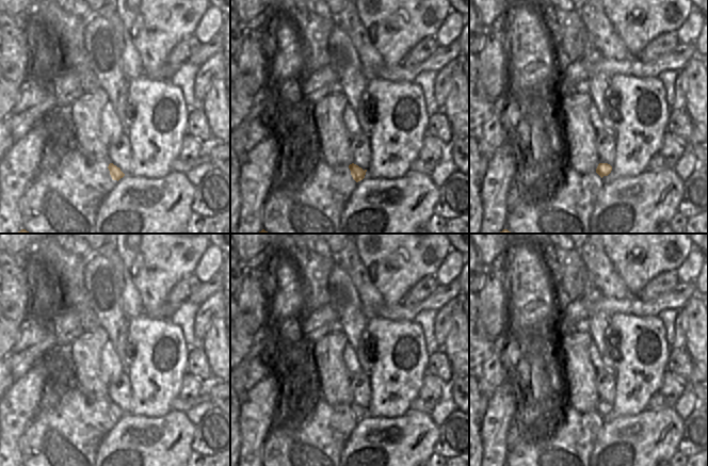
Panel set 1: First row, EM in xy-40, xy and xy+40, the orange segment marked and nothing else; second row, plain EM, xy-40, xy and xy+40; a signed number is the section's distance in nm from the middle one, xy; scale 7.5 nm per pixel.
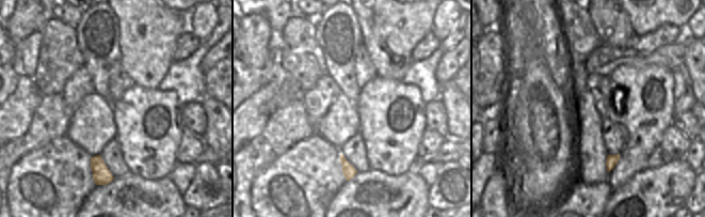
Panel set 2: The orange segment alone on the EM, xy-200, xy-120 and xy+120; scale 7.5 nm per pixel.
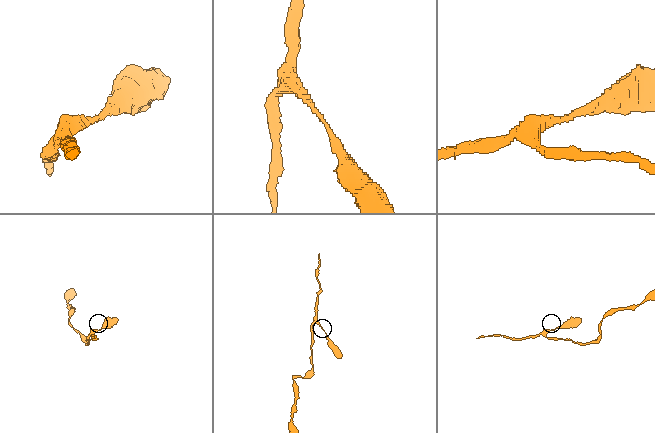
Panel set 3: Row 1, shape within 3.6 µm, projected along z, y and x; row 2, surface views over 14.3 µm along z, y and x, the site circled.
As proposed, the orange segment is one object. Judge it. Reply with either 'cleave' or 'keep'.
keep

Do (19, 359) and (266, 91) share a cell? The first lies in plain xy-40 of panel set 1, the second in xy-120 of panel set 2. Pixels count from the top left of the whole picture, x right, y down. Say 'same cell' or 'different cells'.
different cells

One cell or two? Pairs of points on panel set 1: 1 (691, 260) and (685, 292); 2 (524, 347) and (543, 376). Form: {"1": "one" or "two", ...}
{"1": "two", "2": "one"}

